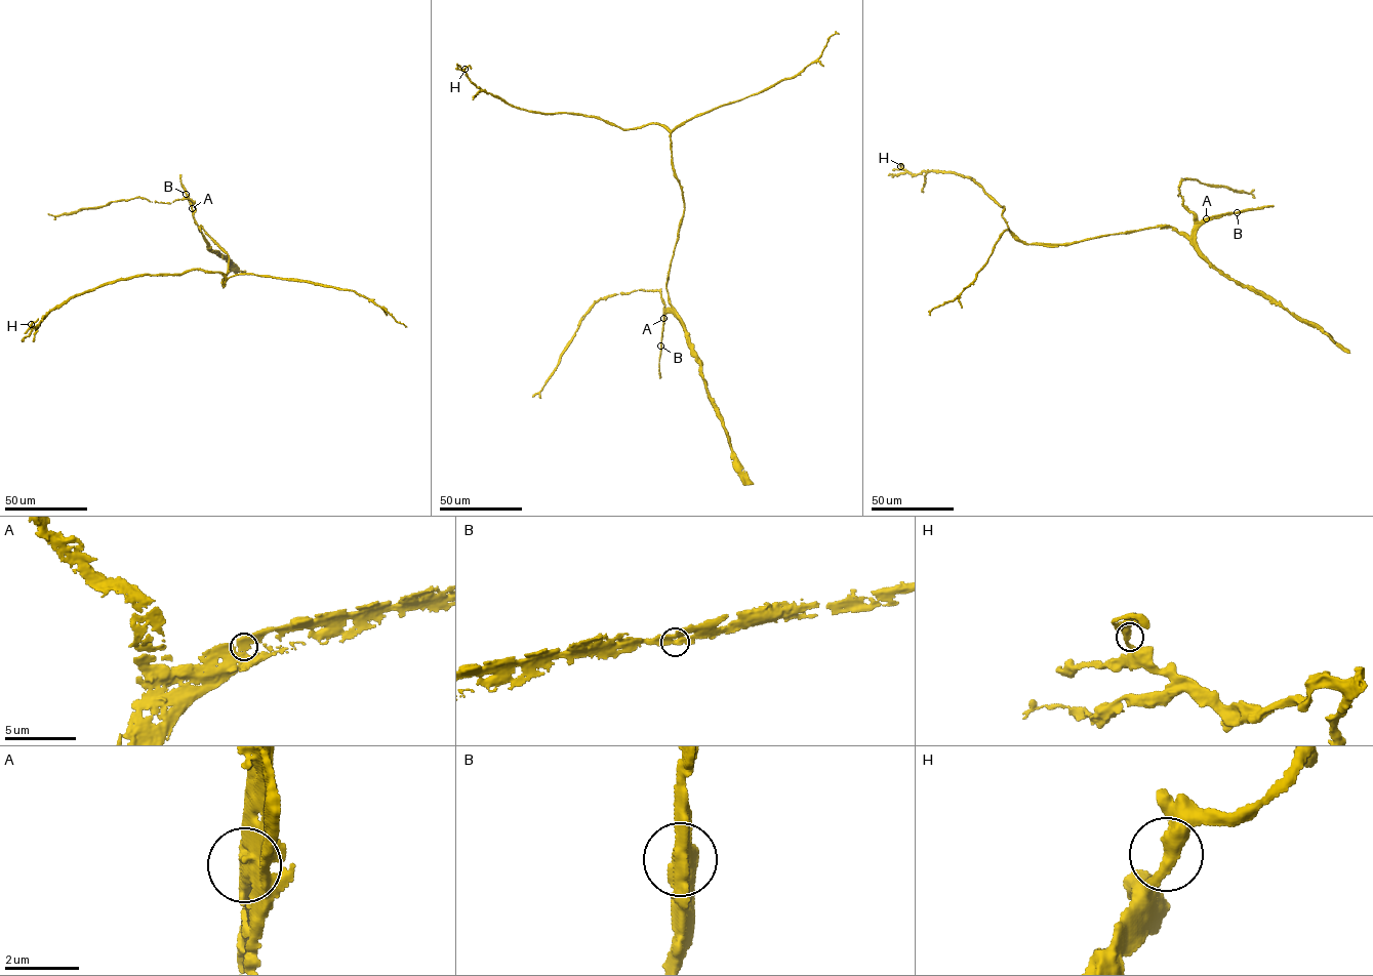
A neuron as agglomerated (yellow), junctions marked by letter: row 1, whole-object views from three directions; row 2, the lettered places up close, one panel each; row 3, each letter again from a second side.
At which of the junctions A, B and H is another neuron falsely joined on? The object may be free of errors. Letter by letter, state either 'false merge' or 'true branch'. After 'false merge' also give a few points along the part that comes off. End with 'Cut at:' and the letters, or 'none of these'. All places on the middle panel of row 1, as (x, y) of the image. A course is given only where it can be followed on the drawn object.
A: true branch
B: true branch
H: true branch
Cut at: none of these

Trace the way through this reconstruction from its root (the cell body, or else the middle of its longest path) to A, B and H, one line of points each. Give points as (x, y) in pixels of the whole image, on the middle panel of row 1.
A: (684, 201), (667, 283), (672, 309), (662, 318)
B: (684, 201), (667, 283), (672, 309), (664, 315), (660, 346)
H: (684, 201), (672, 165), (670, 132), (659, 124), (624, 129), (578, 114), (528, 111), (478, 87), (465, 69)

